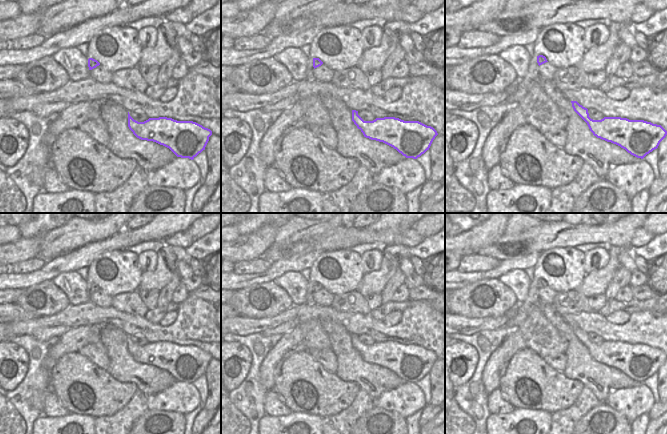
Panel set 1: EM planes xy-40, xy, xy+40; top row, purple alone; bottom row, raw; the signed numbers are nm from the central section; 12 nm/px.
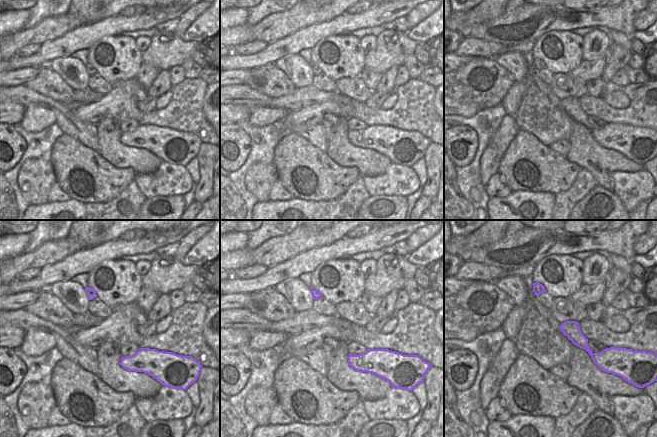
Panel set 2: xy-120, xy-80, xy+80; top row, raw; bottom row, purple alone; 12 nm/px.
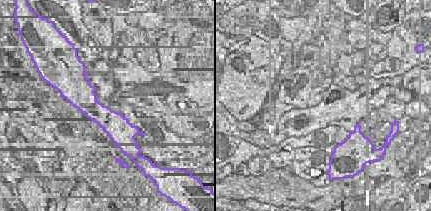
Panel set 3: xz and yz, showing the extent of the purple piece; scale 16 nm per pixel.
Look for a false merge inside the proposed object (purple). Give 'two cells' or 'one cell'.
one cell

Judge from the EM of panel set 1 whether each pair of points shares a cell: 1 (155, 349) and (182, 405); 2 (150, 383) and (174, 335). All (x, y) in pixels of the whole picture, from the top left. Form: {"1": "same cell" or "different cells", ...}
{"1": "different cells", "2": "different cells"}

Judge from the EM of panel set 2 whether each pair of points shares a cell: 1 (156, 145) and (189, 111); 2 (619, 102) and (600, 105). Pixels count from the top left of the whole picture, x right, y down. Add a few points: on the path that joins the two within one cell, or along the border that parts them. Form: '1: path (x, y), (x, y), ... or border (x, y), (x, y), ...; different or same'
1: path (164, 137), (182, 119); same
2: border (603, 98), (617, 108), (626, 108), (631, 102); different

